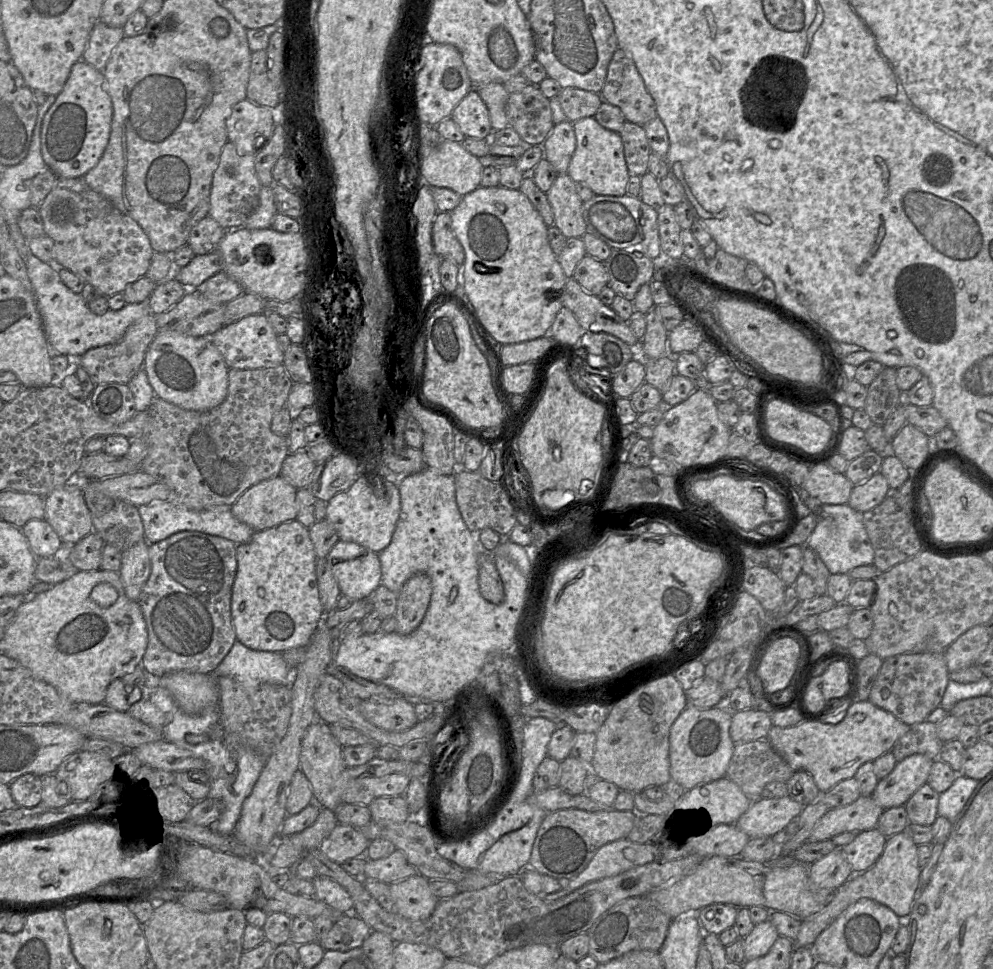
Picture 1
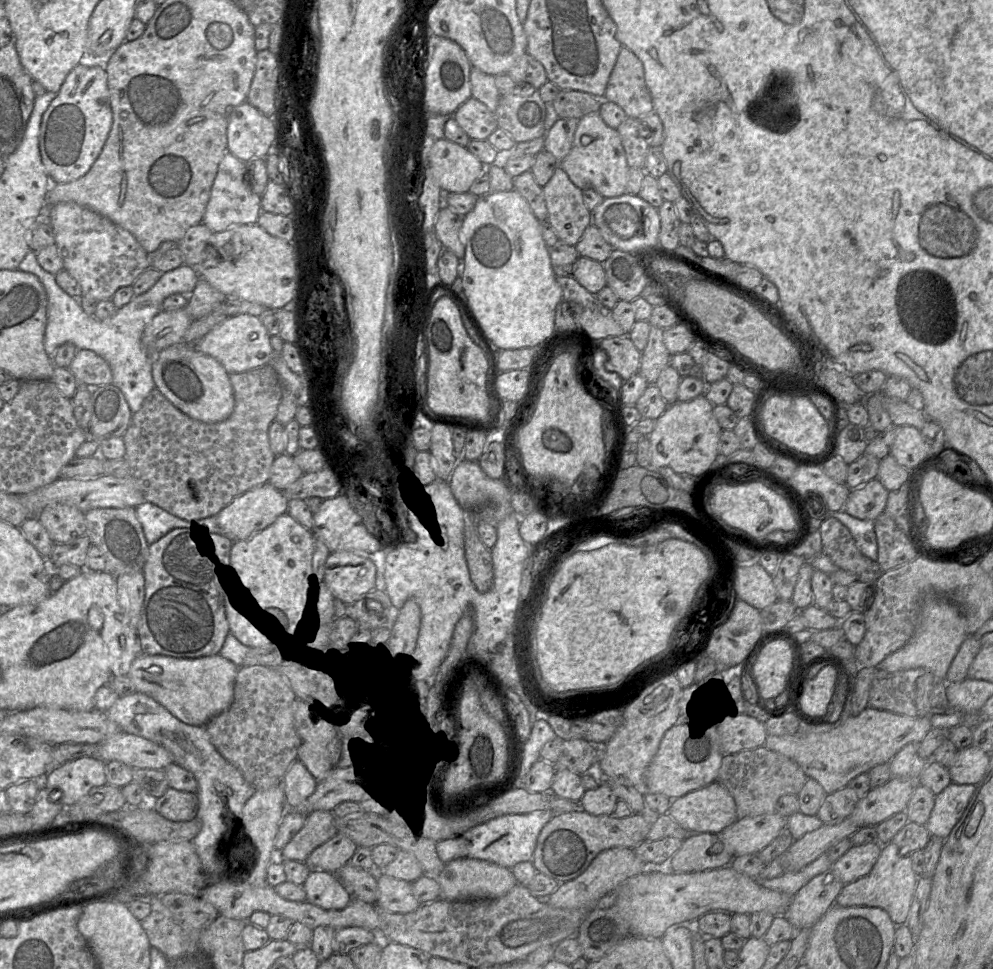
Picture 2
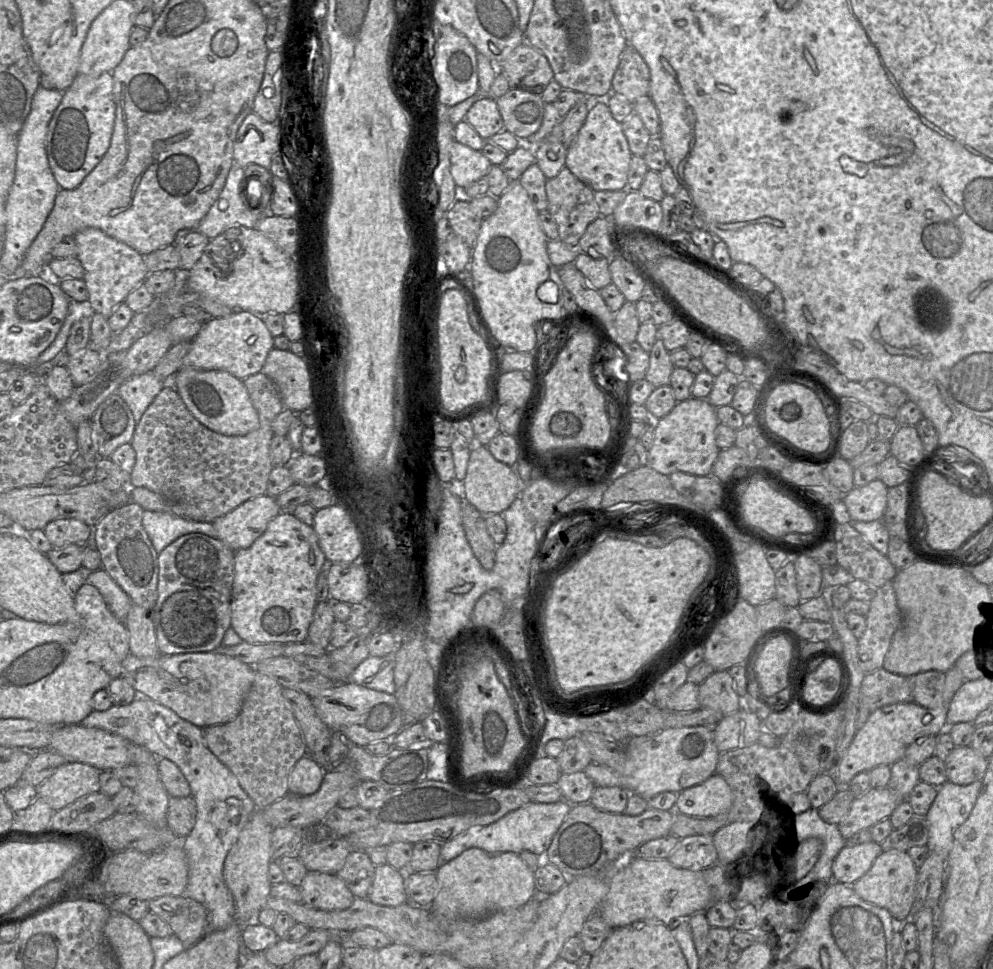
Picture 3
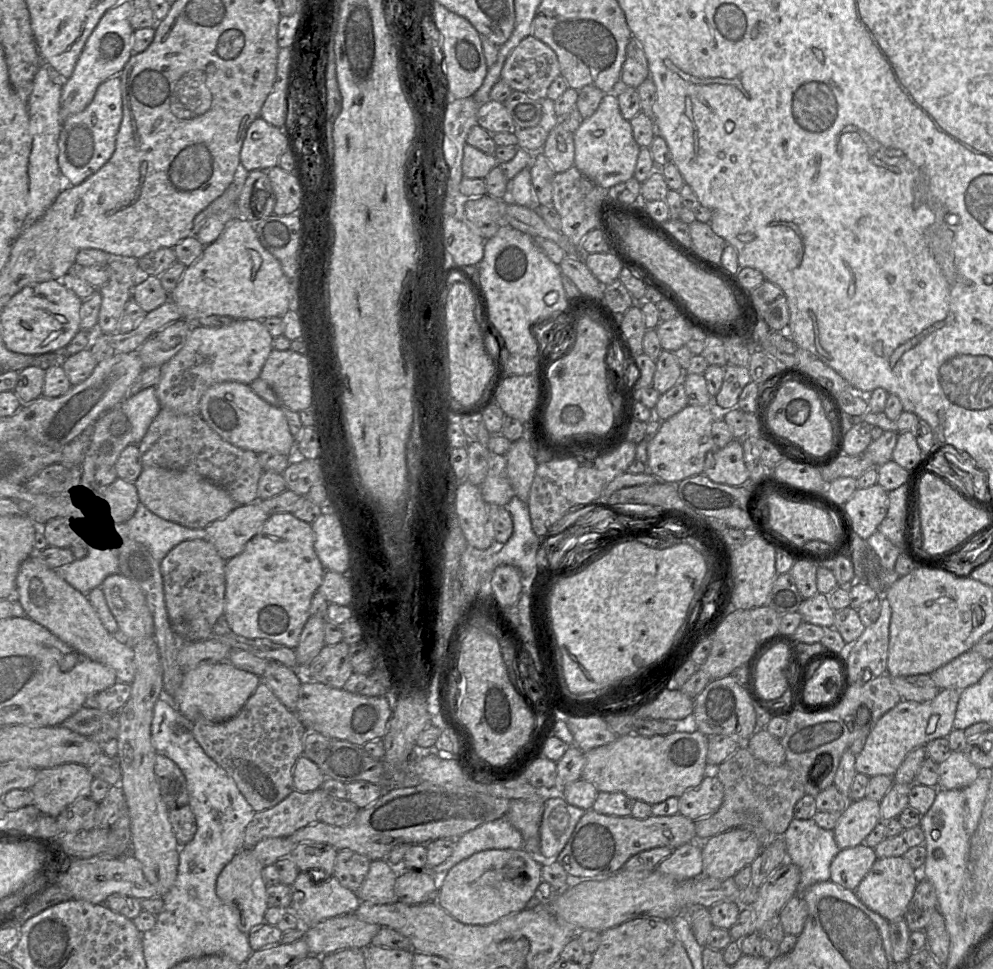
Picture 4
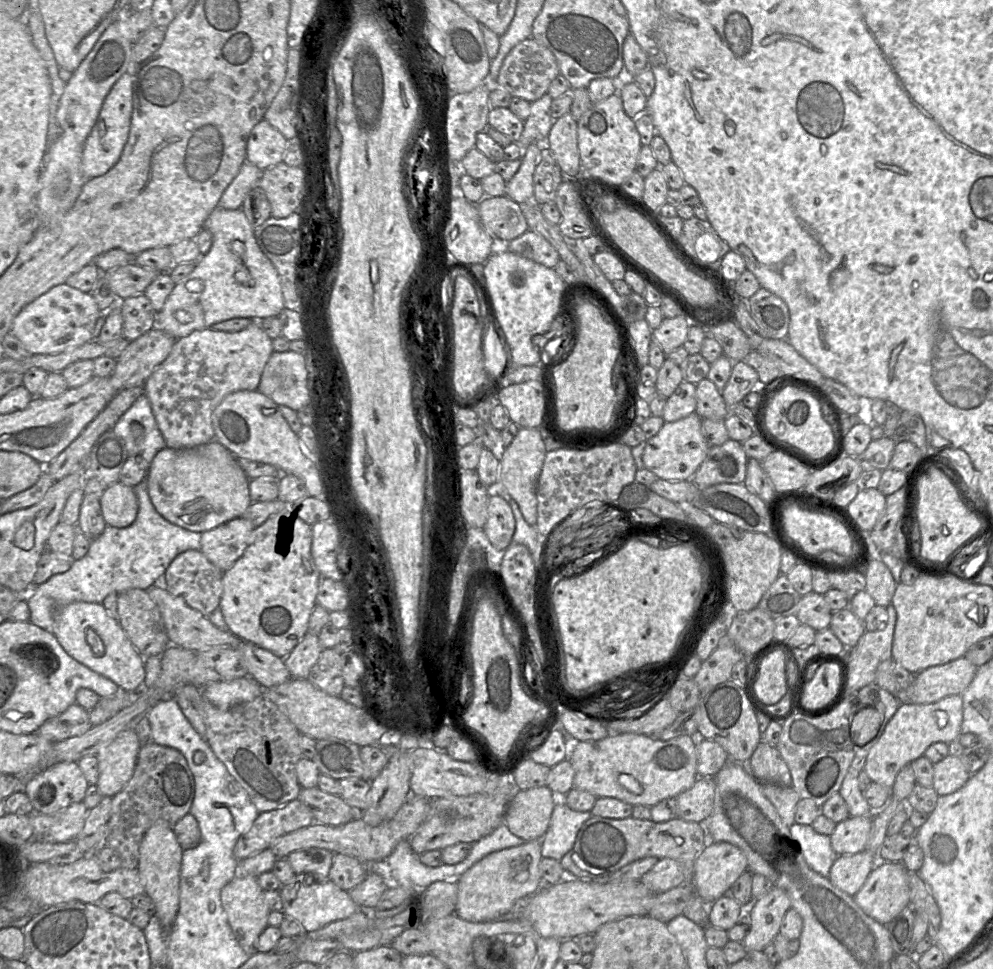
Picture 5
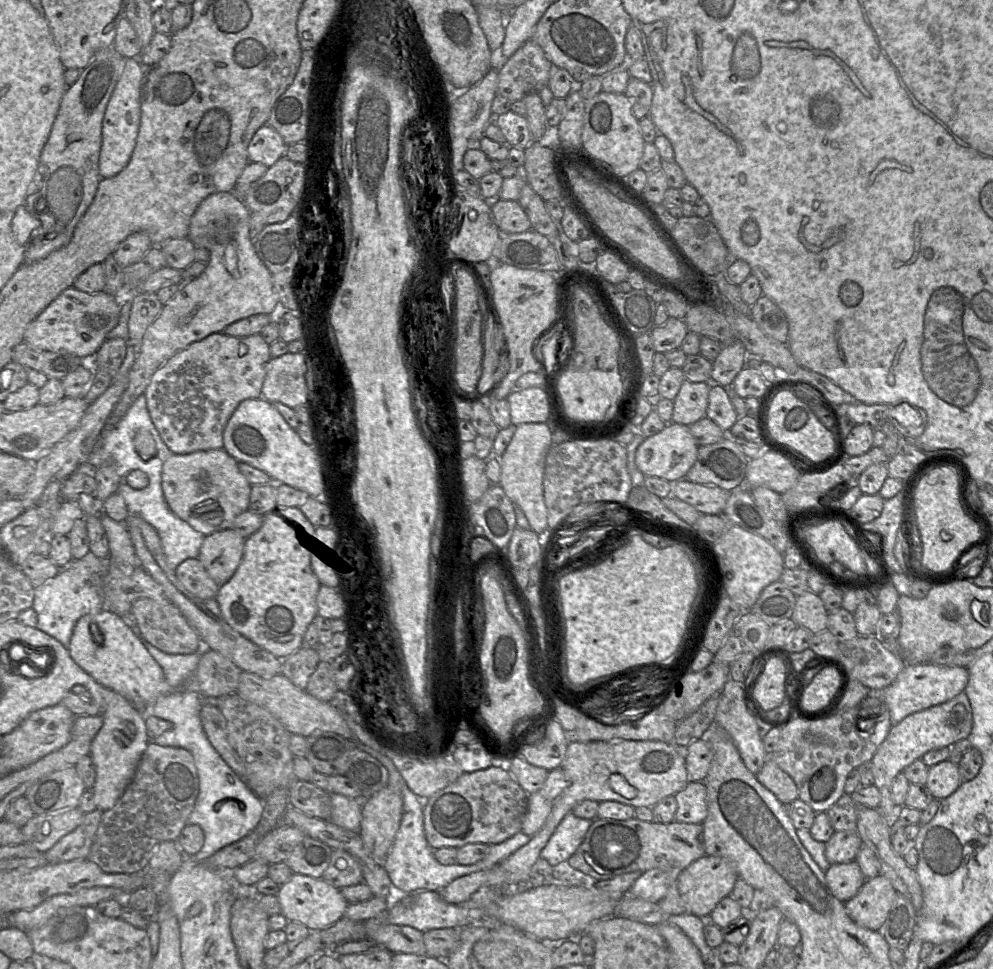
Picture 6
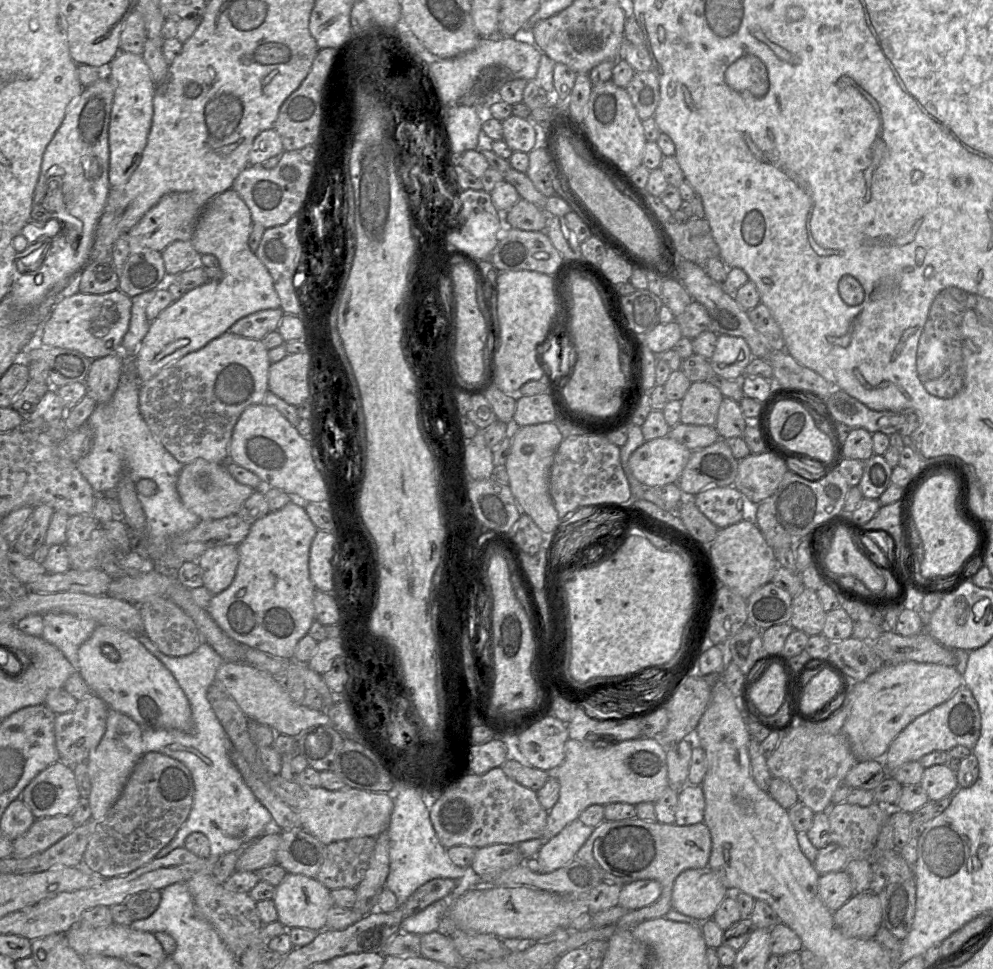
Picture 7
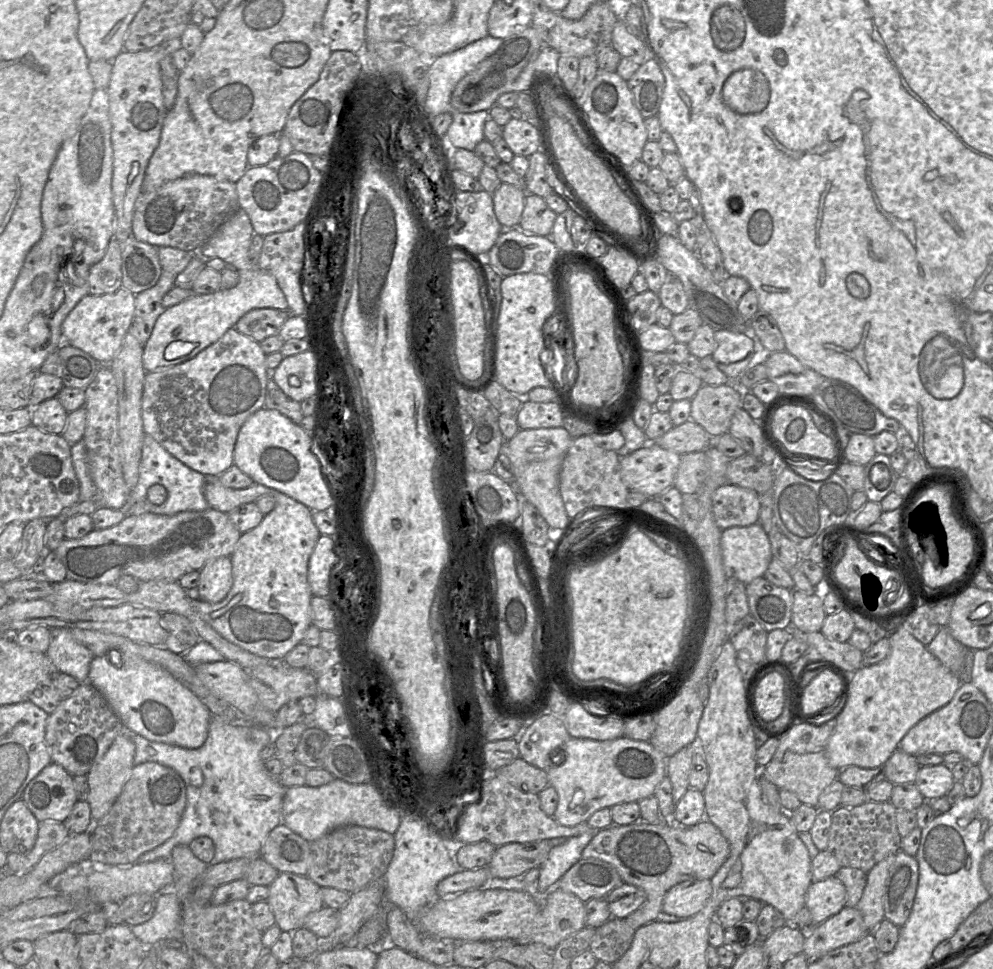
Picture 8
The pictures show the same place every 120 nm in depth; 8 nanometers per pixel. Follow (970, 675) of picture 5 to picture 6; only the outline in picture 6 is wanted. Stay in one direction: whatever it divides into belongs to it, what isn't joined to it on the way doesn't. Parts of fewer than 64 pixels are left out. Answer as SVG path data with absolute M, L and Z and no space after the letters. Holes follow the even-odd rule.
M934 663L906 665L896 679L883 689L870 689L869 697L878 698L887 707L891 724L906 716L951 700L964 691L969 678L968 669L960 666L943 666Z

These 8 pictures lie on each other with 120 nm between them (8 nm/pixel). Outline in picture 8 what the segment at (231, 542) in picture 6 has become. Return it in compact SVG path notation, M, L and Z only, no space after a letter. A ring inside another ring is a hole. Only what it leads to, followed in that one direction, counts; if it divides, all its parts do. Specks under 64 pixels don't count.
M221 556L209 560L200 569L198 592L200 599L210 603L223 600L233 584L230 556Z

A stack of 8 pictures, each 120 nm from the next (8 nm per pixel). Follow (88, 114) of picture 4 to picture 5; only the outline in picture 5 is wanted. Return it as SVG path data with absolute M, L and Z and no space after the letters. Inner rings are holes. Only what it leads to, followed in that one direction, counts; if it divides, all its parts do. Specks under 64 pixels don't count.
M125 72L105 97L98 119L87 137L82 154L81 170L86 179L107 173L119 160L127 142L132 116L132 74Z

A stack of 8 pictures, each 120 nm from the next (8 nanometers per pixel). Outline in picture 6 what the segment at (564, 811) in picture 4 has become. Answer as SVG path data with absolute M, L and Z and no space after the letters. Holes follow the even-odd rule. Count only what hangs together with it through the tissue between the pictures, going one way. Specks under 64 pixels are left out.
M571 812L566 814L542 849L540 857L555 869L564 868L583 842L592 822L593 820L576 817Z

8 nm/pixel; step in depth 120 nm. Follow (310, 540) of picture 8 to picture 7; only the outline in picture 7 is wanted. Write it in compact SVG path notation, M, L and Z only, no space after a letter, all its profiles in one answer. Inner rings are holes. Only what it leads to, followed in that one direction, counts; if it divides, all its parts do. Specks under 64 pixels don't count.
M204 459L184 464L177 480L177 492L183 505L200 520L220 519L235 515L254 491L252 487L236 481L229 473L226 463ZM293 499L280 510L270 511L268 514L251 524L246 538L237 546L239 563L232 583L225 590L212 595L207 607L213 620L228 636L243 647L256 648L276 657L293 658L297 643L303 636L308 634L310 626L315 621L314 595L316 590L309 574L309 552L316 532L317 527L311 521L305 510L305 505L302 504L299 499Z

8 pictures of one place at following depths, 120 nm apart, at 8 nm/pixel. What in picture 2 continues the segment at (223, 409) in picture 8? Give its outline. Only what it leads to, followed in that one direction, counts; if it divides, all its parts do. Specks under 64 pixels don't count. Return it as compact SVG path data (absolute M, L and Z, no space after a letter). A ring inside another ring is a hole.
M240 314L228 317L212 329L198 342L197 349L215 358L229 374L242 373L272 362L274 350L270 343L270 337L258 316Z

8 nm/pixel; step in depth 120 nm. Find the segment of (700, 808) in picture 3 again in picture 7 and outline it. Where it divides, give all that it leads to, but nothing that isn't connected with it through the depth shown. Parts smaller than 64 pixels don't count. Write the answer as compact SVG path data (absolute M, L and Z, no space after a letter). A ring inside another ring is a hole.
M686 784L678 791L675 824L692 825L703 822L704 795L701 785Z

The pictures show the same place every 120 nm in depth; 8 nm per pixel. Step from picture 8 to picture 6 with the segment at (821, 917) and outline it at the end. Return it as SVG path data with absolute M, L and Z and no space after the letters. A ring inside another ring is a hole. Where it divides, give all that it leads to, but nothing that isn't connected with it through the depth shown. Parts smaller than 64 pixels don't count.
M855 860L831 864L825 878L833 895L843 903L854 897L866 881Z

